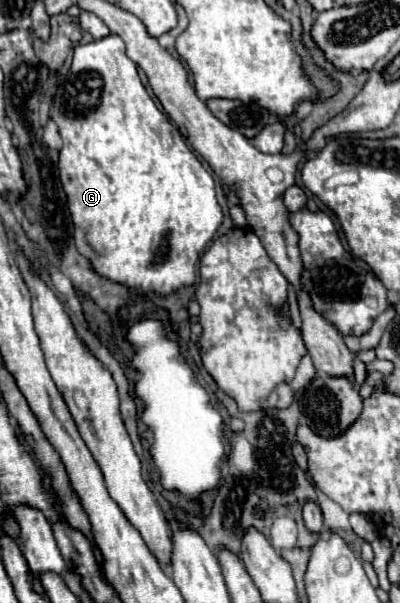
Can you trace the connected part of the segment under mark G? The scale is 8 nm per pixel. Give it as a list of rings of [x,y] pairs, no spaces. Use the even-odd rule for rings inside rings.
[[[109,35],[101,41],[93,41],[93,43],[75,47],[71,69],[69,69],[65,81],[59,85],[59,91],[57,91],[53,105],[51,105],[51,119],[57,123],[59,135],[63,137],[63,149],[59,155],[59,179],[61,179],[63,191],[67,195],[69,213],[71,213],[71,219],[75,225],[75,245],[77,245],[79,253],[89,259],[91,269],[99,277],[121,283],[121,285],[135,289],[139,293],[153,291],[157,295],[169,295],[181,287],[193,285],[195,283],[195,267],[199,261],[199,251],[203,251],[207,247],[207,243],[213,239],[215,231],[219,229],[219,225],[223,221],[221,207],[217,205],[217,199],[215,199],[215,183],[213,183],[213,177],[207,173],[207,169],[199,163],[199,159],[187,147],[179,129],[171,125],[171,121],[157,109],[157,105],[149,97],[147,89],[143,87],[143,83],[139,79],[137,65],[125,55],[125,43],[121,41],[121,37]]]

